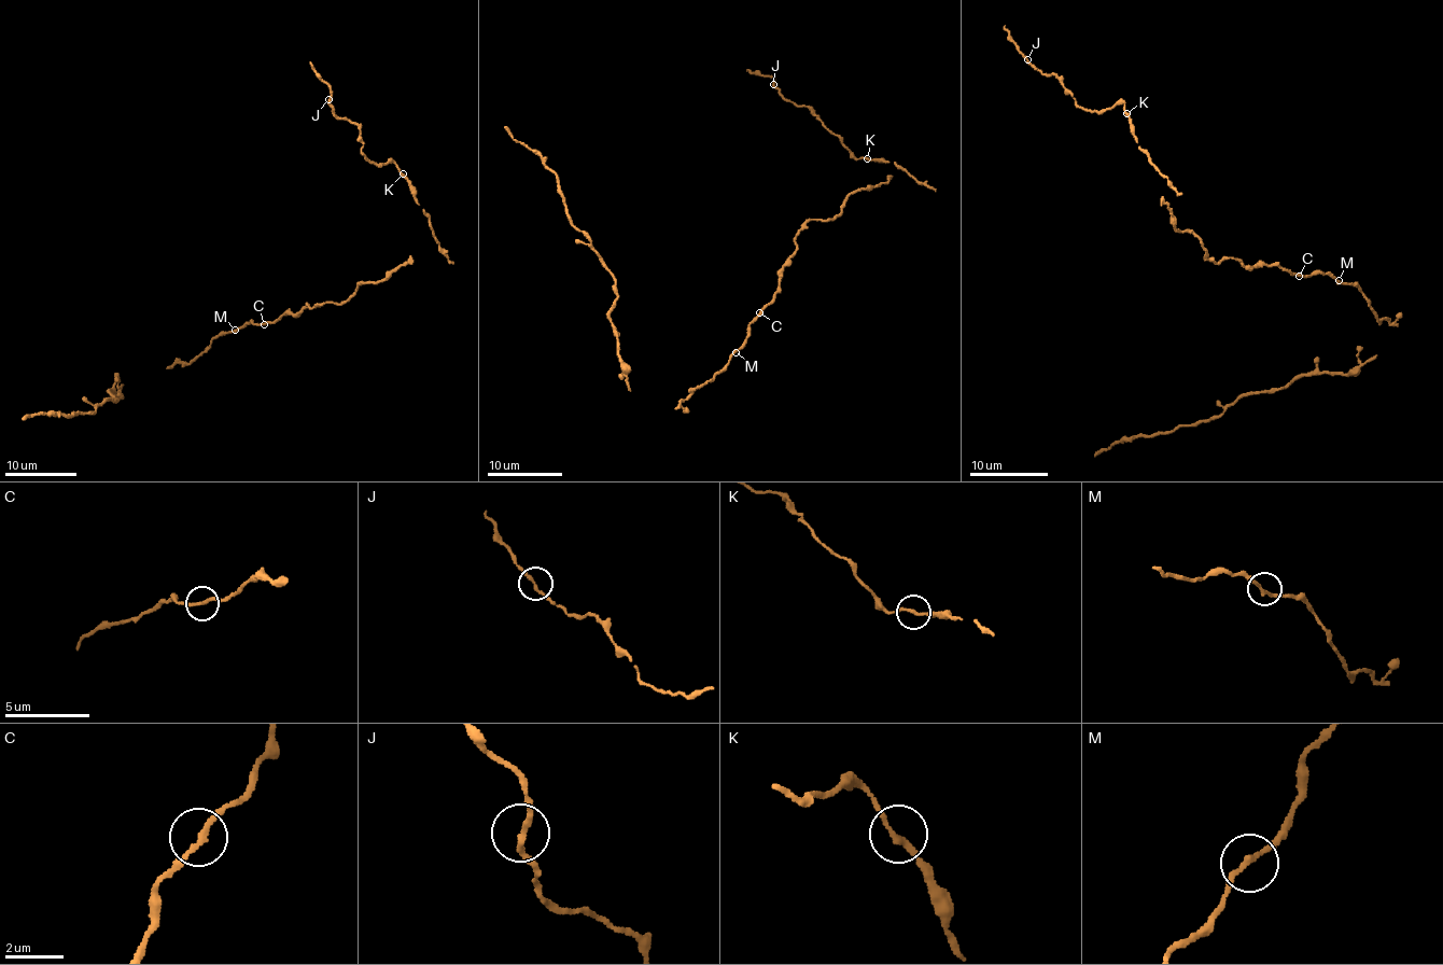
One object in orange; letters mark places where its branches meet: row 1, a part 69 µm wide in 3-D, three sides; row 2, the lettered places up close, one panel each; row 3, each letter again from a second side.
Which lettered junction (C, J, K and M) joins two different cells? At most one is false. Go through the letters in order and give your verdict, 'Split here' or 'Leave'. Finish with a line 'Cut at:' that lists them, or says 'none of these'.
C: Leave
J: Leave
K: Leave
M: Leave
Cut at: none of these

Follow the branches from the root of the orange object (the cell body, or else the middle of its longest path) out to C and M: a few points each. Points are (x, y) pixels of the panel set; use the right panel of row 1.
C: (1285, 268), (1299, 276)
M: (1285, 268), (1307, 277), (1311, 274), (1332, 275), (1339, 280)

